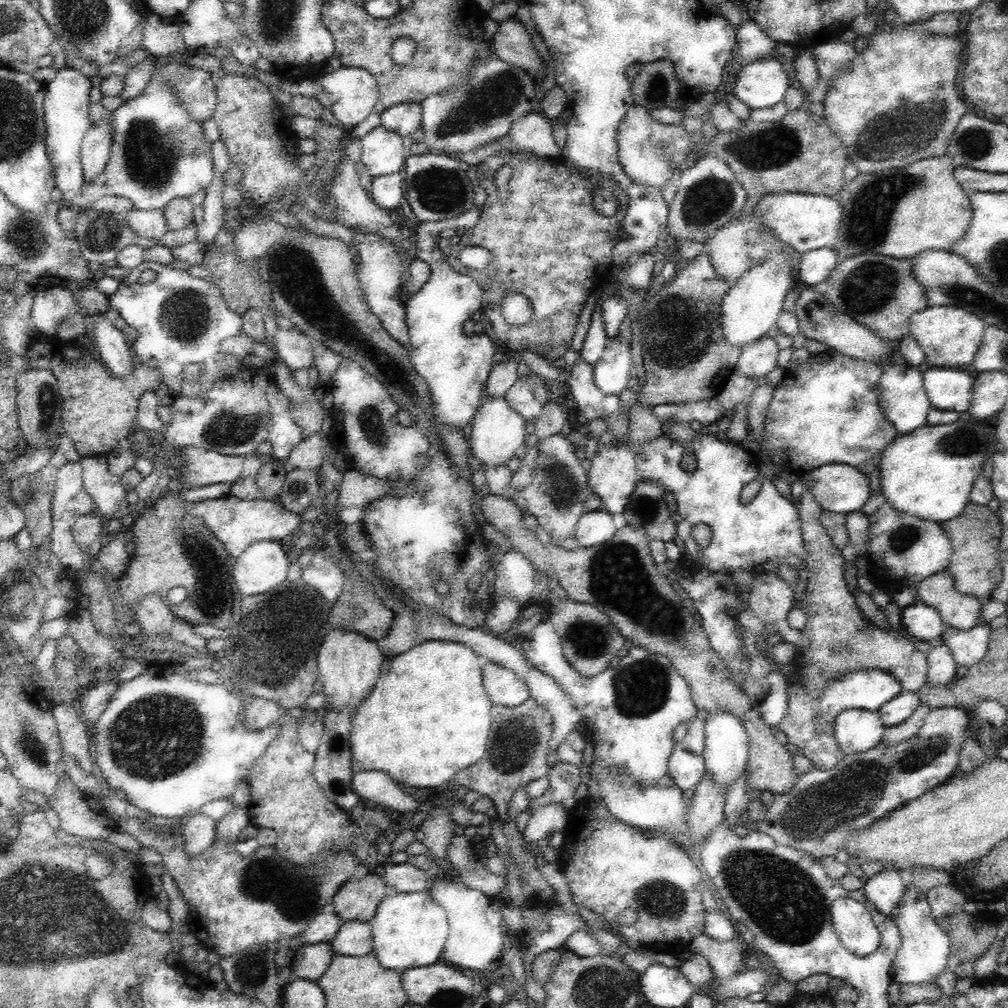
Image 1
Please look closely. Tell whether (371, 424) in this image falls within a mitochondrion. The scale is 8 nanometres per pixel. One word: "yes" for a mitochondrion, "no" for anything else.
yes

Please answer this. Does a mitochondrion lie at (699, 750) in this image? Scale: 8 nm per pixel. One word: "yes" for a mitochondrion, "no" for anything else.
no

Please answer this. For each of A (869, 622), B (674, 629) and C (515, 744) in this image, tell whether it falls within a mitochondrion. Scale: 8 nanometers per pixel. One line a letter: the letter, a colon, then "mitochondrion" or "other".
A: other
B: mitochondrion
C: mitochondrion

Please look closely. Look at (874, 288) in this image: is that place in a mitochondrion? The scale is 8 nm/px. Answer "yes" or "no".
yes

